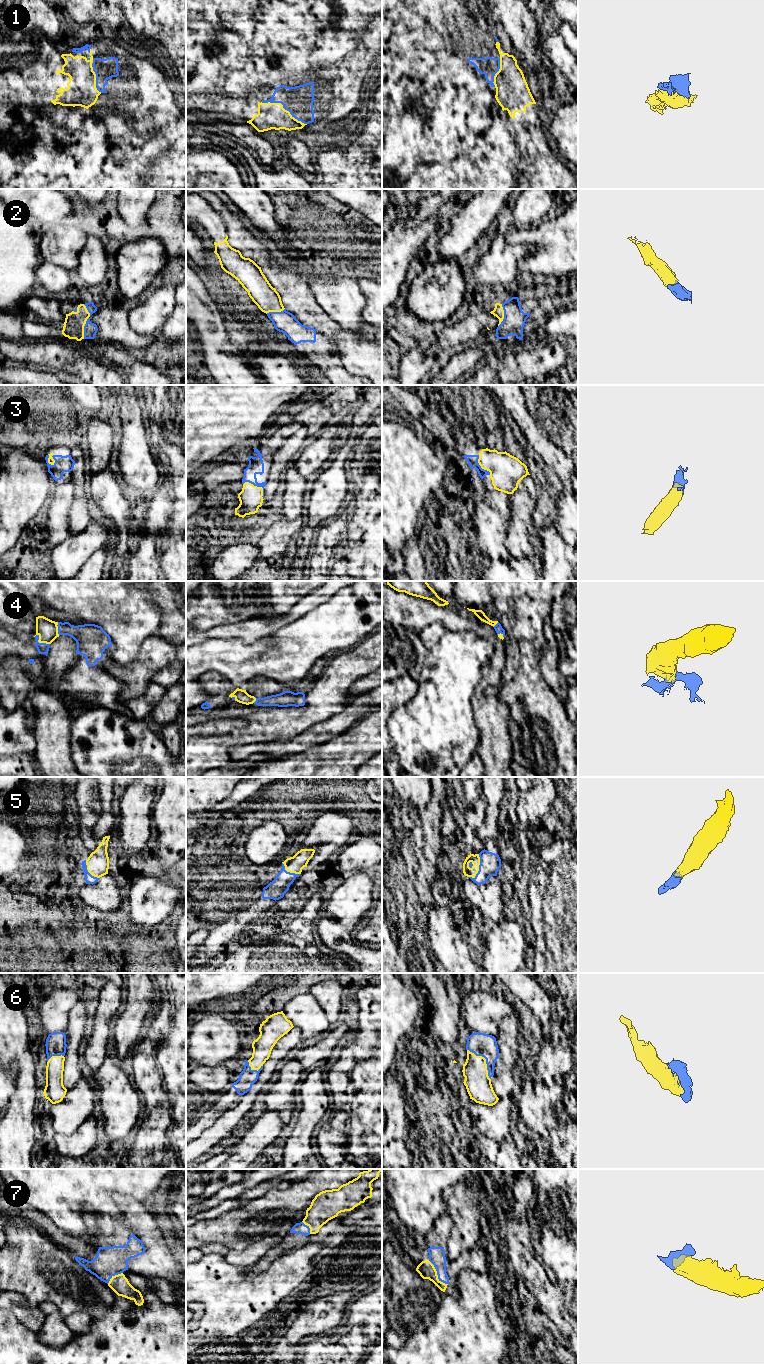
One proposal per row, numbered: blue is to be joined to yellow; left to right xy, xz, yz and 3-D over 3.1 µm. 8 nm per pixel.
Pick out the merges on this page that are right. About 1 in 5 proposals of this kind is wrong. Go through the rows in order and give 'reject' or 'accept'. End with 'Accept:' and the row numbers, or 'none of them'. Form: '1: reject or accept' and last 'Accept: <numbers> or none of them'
1: accept
2: accept
3: accept
4: accept
5: accept
6: accept
7: accept
Accept: 1, 2, 3, 4, 5, 6, 7

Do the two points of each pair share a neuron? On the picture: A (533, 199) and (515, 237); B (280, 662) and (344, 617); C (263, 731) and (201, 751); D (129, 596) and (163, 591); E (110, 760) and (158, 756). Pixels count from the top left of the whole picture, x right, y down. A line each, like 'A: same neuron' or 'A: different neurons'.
A: different neurons
B: same neuron
C: same neuron
D: different neurons
E: same neuron

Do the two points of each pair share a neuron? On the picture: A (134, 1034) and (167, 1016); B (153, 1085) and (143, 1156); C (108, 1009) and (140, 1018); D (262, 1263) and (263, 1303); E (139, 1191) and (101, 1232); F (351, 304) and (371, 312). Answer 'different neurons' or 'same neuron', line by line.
A: different neurons
B: same neuron
C: different neurons
D: different neurons
E: different neurons
F: different neurons

